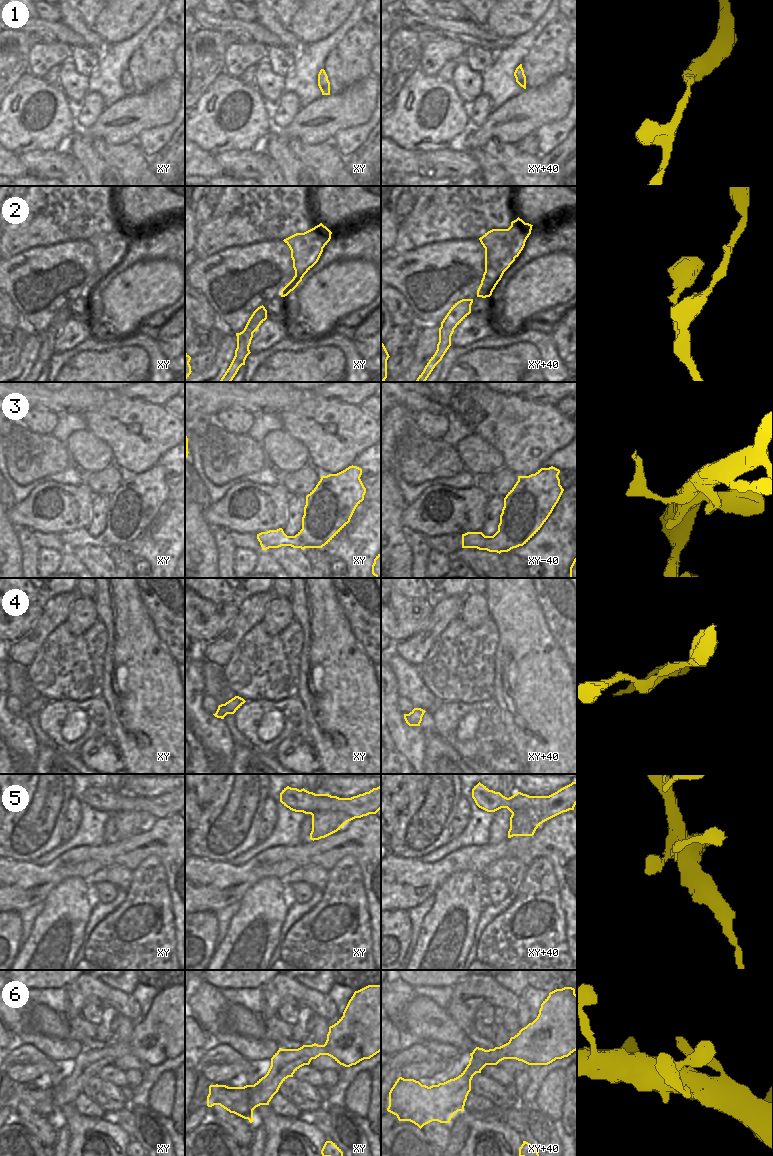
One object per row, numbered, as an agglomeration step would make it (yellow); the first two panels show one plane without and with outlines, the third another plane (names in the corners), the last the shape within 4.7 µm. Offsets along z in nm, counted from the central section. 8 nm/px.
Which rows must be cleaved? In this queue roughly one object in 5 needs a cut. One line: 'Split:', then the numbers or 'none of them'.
Split: 3

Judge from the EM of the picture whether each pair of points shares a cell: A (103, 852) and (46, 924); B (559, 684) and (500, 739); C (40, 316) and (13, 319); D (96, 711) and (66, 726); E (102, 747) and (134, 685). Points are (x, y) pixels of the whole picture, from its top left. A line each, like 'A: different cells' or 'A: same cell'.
A: different cells
B: different cells
C: different cells
D: same cell
E: different cells

